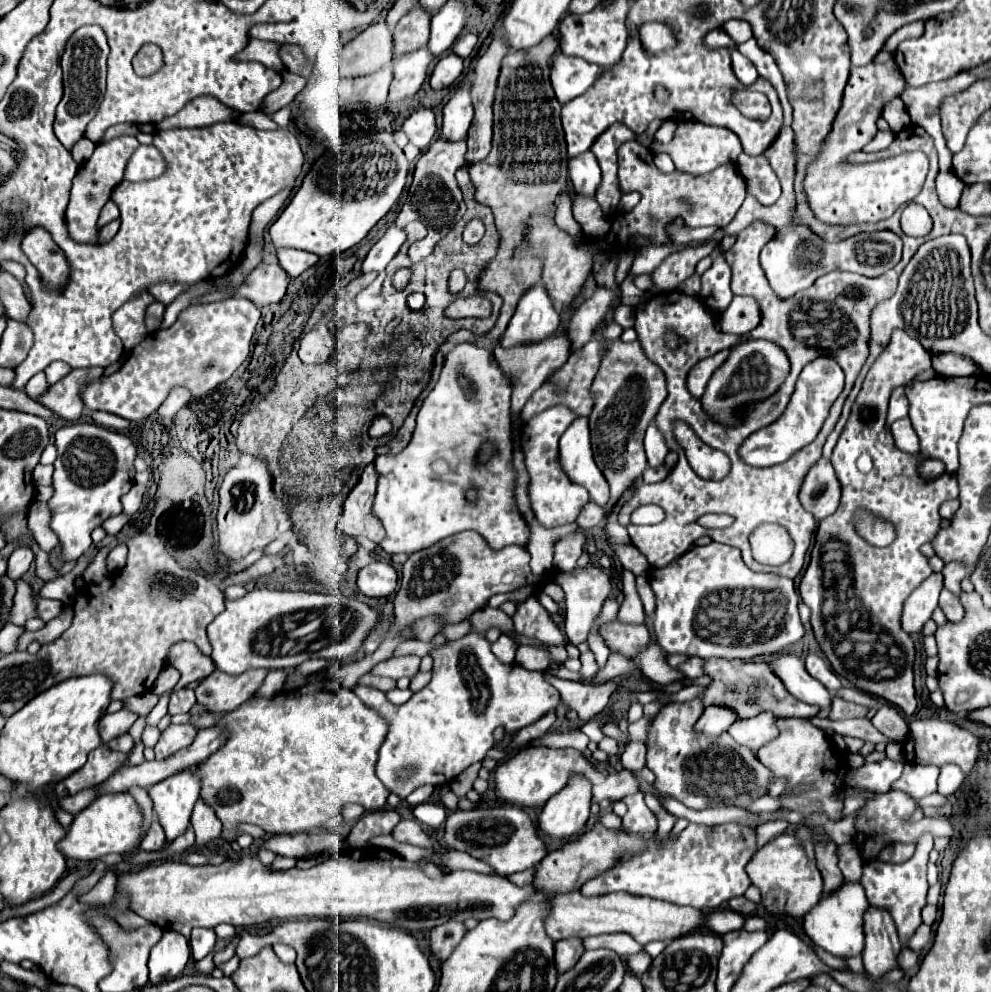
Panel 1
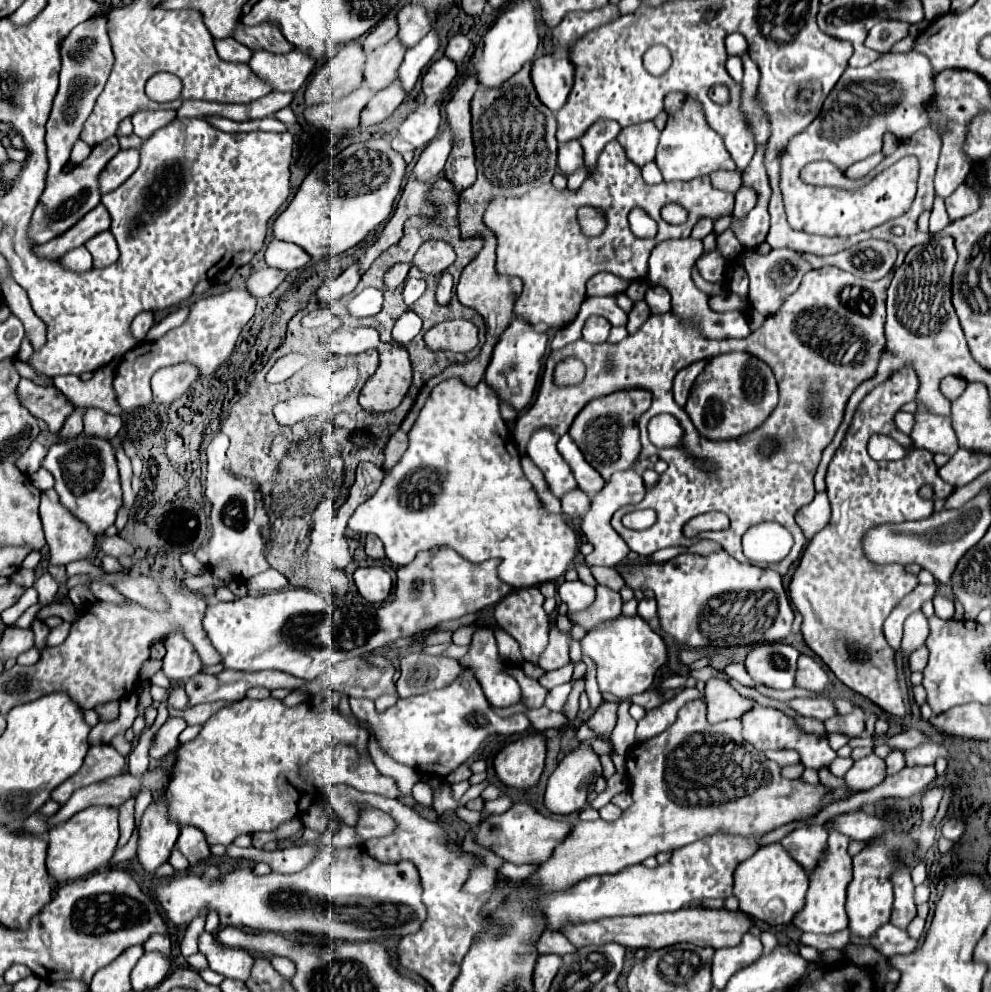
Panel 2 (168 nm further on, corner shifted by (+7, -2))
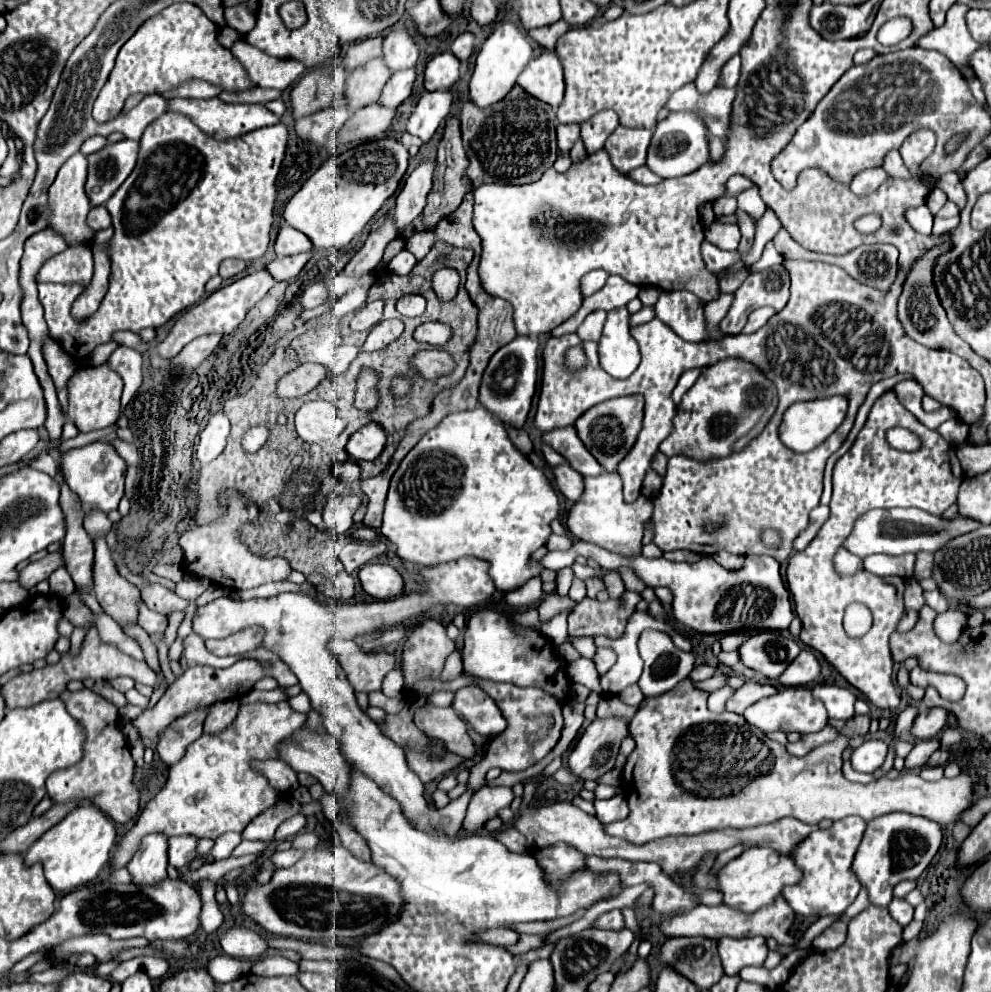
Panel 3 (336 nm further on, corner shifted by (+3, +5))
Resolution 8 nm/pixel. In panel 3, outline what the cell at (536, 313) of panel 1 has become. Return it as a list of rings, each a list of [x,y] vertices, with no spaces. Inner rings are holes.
[[[518,335],[512,343],[504,345],[492,355],[482,375],[478,403],[486,407],[492,415],[496,415],[504,425],[510,425],[514,429],[524,427],[524,421],[532,405],[532,397],[536,391],[536,379],[538,379],[536,355],[538,355],[538,341]]]

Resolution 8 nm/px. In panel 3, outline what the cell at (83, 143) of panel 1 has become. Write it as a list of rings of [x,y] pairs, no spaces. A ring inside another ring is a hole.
[[[96,135],[96,137],[90,137],[90,139],[82,145],[82,149],[80,149],[80,151],[82,151],[84,155],[90,155],[90,153],[94,153],[94,151],[102,149],[106,143],[108,143],[108,141],[106,141],[106,137],[98,137],[98,135]]]

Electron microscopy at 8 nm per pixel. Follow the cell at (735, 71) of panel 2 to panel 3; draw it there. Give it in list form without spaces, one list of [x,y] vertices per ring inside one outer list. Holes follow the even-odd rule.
[[[734,55],[724,67],[720,75],[720,87],[734,87],[740,77],[740,55]]]

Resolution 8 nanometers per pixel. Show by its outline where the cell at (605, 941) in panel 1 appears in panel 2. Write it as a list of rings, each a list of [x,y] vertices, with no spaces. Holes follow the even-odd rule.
[[[546,930],[536,942],[536,948],[540,950],[540,954],[570,954],[576,950],[576,946],[570,940],[566,940],[562,932],[554,930]]]

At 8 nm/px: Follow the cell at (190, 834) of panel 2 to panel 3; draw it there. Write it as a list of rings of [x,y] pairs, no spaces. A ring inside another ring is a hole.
[[[184,835],[184,837],[172,837],[168,839],[168,865],[174,869],[186,867],[190,861],[198,857],[196,853],[196,837]]]

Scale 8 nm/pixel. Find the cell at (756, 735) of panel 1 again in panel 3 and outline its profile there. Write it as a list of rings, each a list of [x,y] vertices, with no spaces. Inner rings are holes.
[[[798,687],[798,689],[784,689],[772,697],[760,699],[758,703],[750,705],[744,711],[744,719],[758,727],[762,733],[770,733],[770,731],[798,731],[798,733],[816,733],[820,729],[826,727],[828,723],[828,715],[826,715],[826,707],[820,699],[814,699],[812,691],[808,687]]]

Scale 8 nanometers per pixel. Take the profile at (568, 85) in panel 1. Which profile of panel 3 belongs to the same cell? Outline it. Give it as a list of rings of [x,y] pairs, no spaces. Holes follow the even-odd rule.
[[[554,53],[534,57],[518,77],[518,85],[542,103],[558,107],[564,99],[564,73]]]

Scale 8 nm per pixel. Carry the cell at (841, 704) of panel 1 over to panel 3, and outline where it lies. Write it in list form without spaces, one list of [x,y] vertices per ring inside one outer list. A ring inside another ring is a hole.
[[[854,715],[848,721],[838,721],[838,719],[830,719],[828,721],[832,727],[836,727],[842,735],[854,737],[854,735],[866,735],[868,727],[870,727],[870,715]]]

